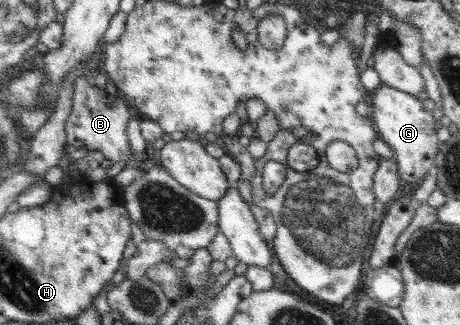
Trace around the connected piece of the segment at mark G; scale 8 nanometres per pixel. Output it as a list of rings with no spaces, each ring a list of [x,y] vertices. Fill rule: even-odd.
[[[381,83],[380,88],[372,91],[369,118],[377,126],[382,140],[394,151],[393,159],[398,168],[398,177],[408,184],[418,184],[426,174],[434,169],[437,150],[440,141],[434,127],[432,113],[424,110],[421,102],[412,94],[394,90],[387,84]]]

